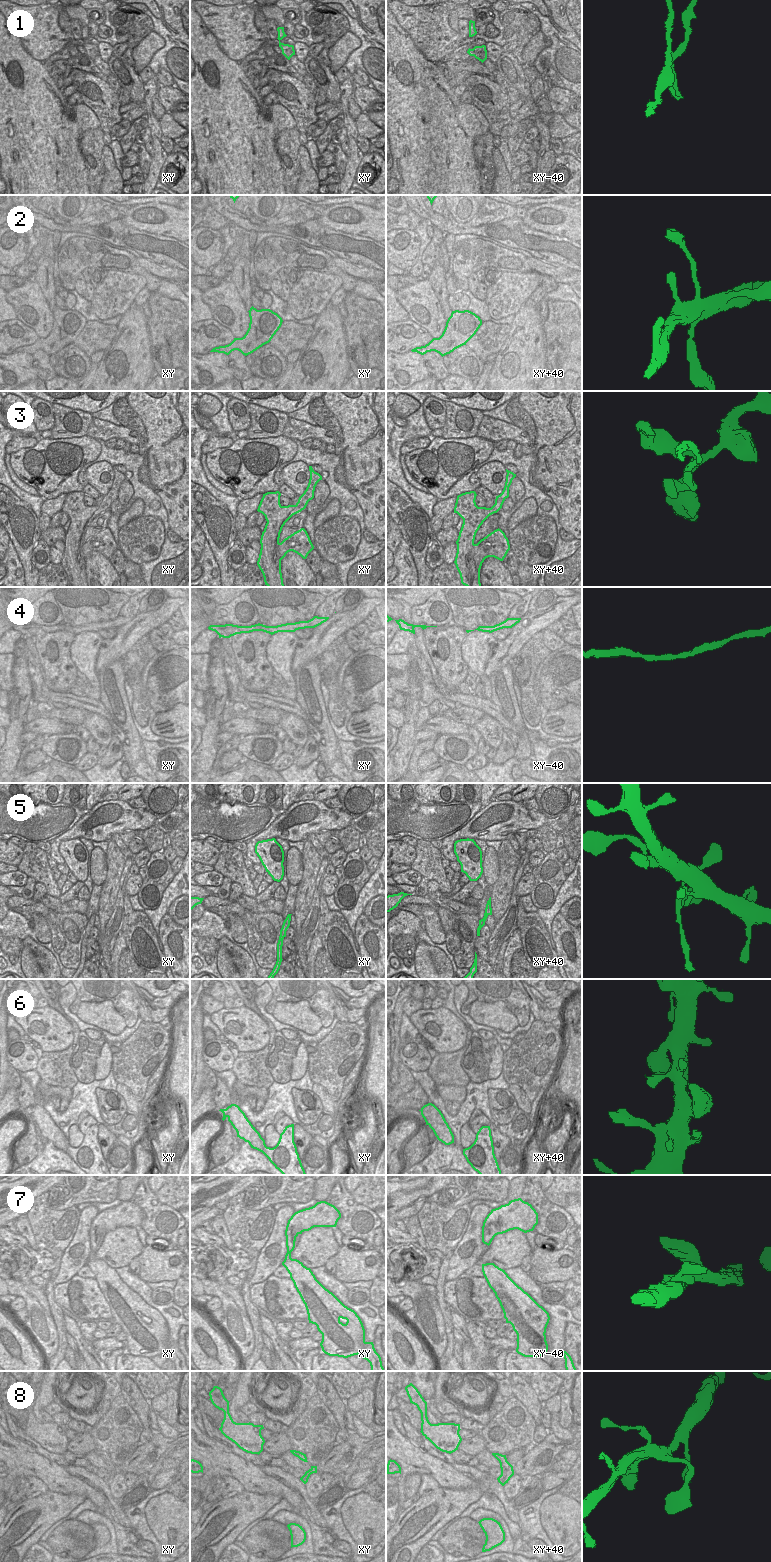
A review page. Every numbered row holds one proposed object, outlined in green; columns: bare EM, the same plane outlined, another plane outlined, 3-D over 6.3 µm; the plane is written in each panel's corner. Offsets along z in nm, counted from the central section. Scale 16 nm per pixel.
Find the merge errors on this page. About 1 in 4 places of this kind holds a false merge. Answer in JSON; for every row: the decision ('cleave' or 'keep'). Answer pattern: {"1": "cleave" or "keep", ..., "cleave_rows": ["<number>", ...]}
{"1": "cleave", "2": "keep", "3": "cleave", "4": "keep", "5": "cleave", "6": "keep", "7": "keep", "8": "keep", "cleave_rows": ["1", "3", "5"]}

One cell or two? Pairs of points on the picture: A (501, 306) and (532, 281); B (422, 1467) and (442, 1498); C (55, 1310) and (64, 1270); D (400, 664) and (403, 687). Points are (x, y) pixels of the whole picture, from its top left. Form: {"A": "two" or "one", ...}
{"A": "one", "B": "two", "C": "two", "D": "one"}

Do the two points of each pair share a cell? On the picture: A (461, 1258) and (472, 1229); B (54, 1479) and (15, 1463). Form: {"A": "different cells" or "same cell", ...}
{"A": "same cell", "B": "same cell"}

